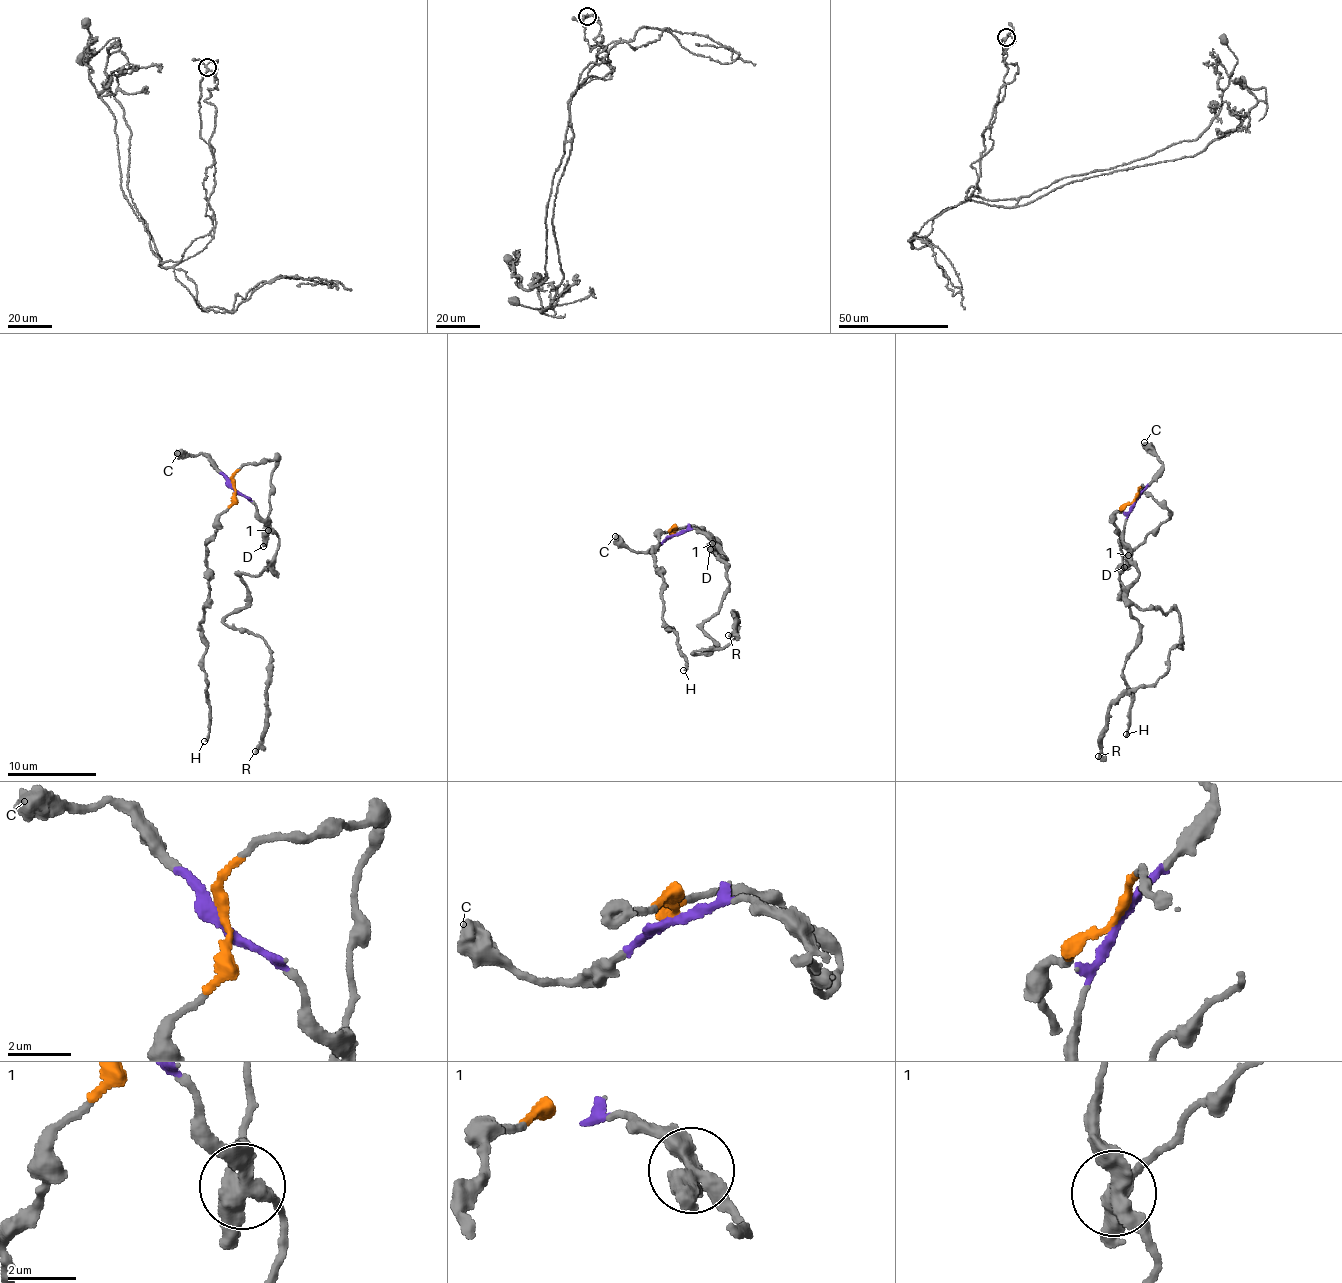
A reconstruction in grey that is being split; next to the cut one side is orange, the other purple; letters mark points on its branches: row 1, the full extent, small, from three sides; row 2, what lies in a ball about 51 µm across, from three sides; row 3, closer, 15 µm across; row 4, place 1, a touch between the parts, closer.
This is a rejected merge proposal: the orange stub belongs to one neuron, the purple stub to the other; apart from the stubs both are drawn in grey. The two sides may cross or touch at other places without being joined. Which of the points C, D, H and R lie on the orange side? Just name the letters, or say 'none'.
D, H

